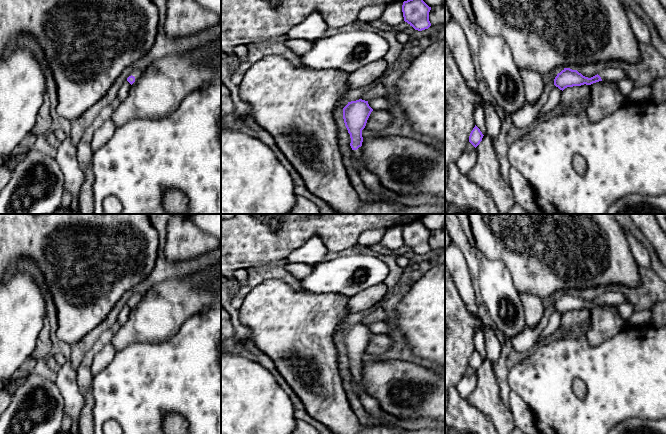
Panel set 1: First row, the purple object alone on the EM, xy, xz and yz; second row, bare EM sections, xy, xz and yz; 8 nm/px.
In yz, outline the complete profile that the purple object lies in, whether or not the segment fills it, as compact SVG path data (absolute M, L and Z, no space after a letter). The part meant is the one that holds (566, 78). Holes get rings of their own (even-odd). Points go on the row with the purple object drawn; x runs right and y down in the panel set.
M608 64L602 71L591 78L583 76L577 70L564 68L555 77L554 85L563 91L567 87L591 85L599 81L617 82L625 77L627 77L626 71L616 64Z

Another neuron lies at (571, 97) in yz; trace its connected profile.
M590 85L567 87L562 91L560 104L567 109L576 109L578 105L590 96Z

